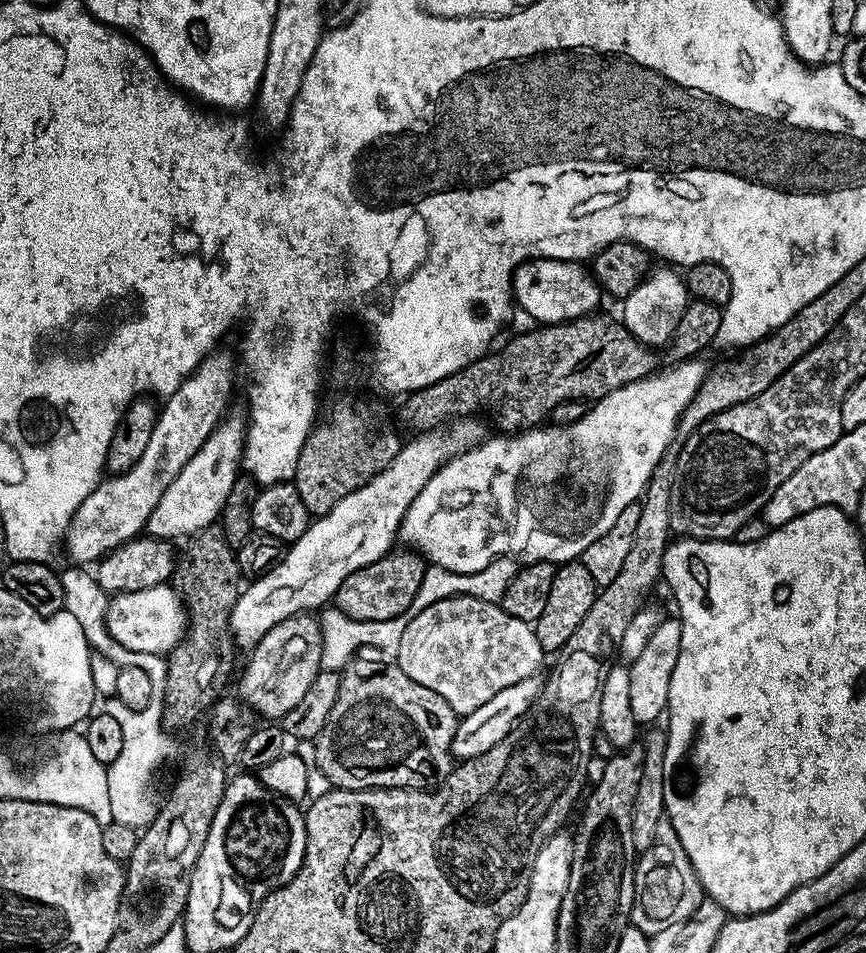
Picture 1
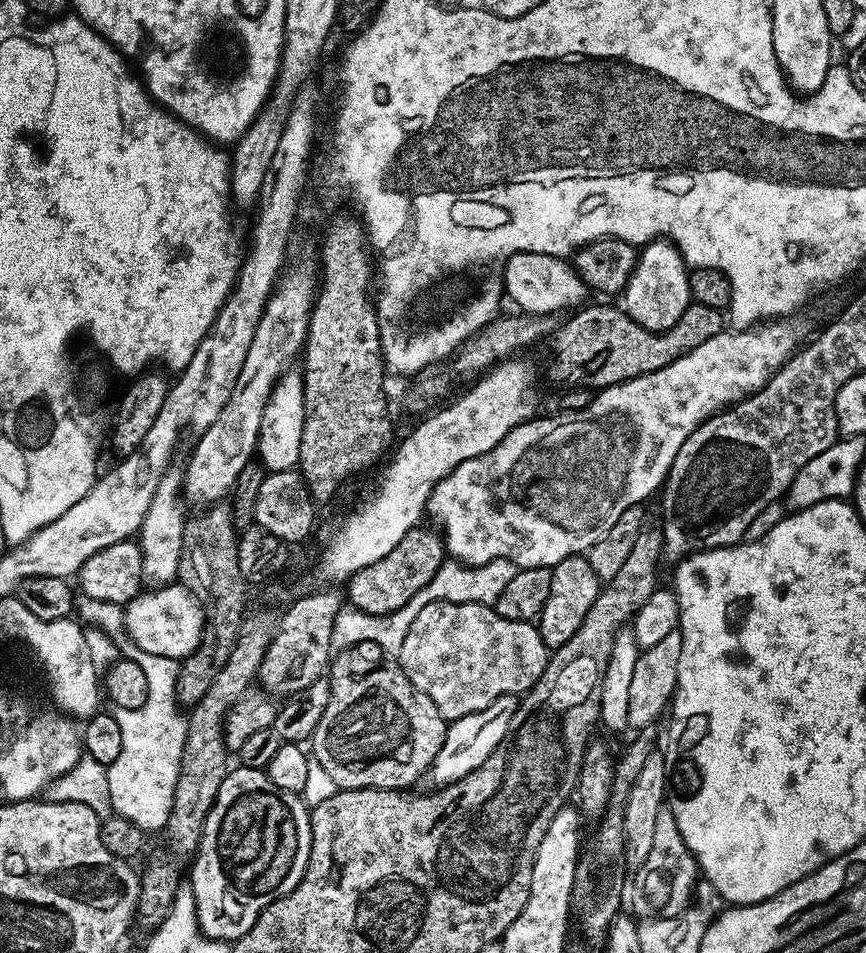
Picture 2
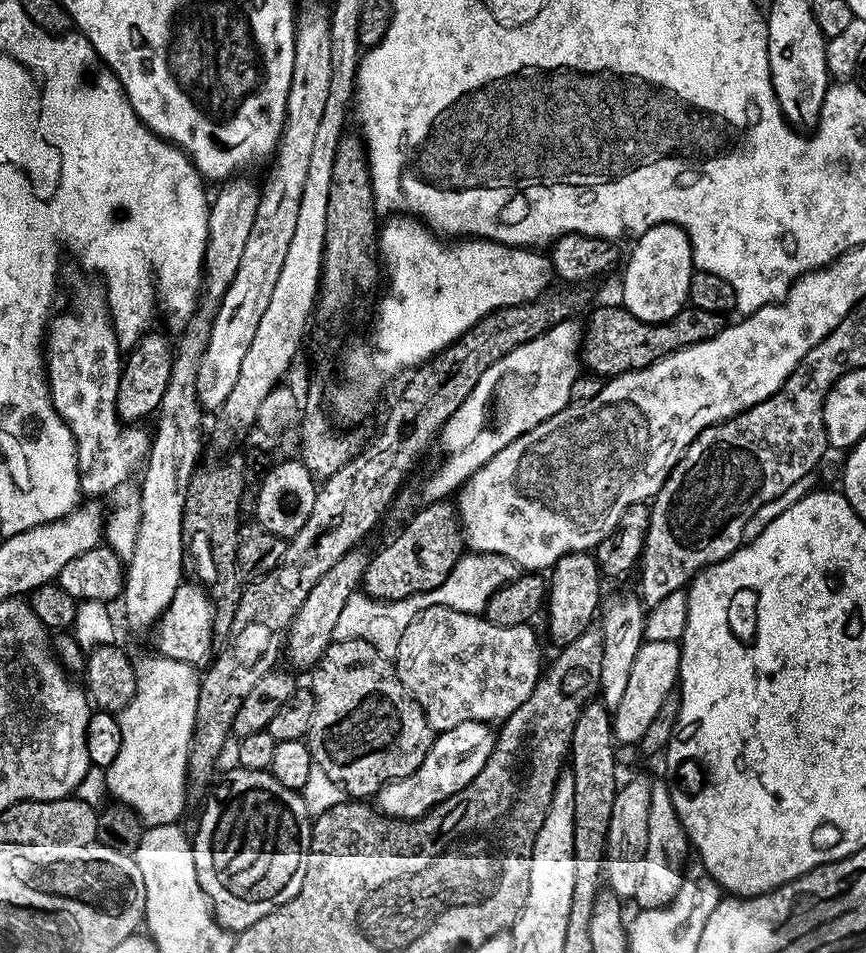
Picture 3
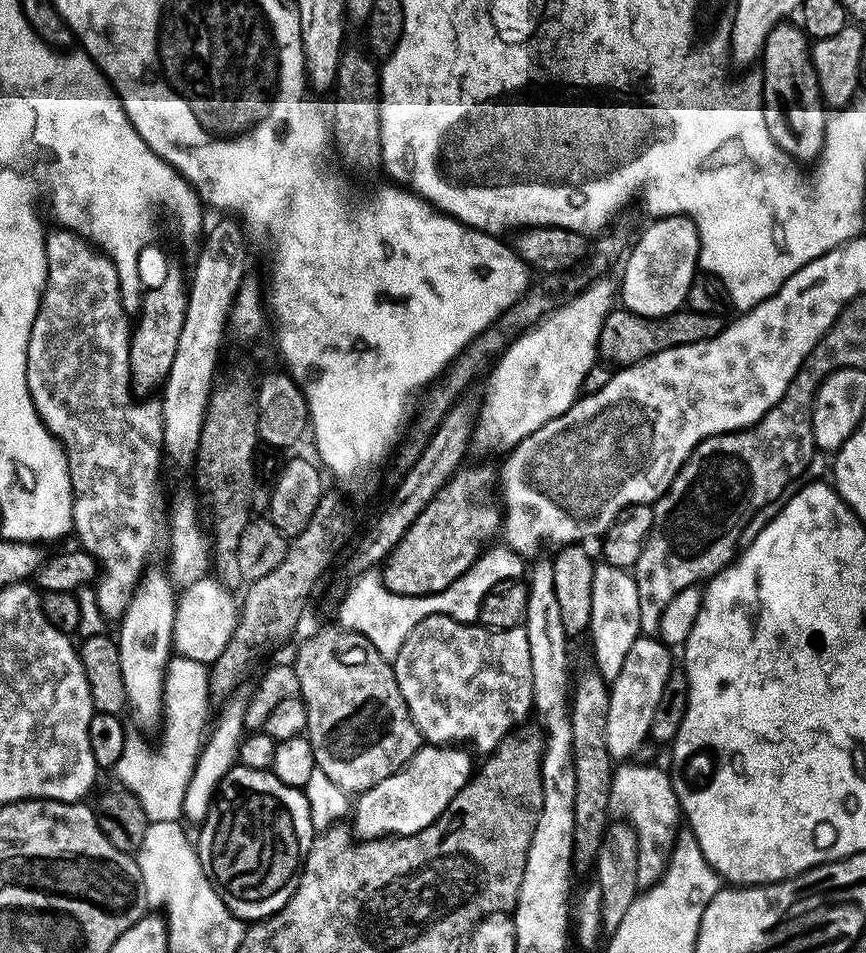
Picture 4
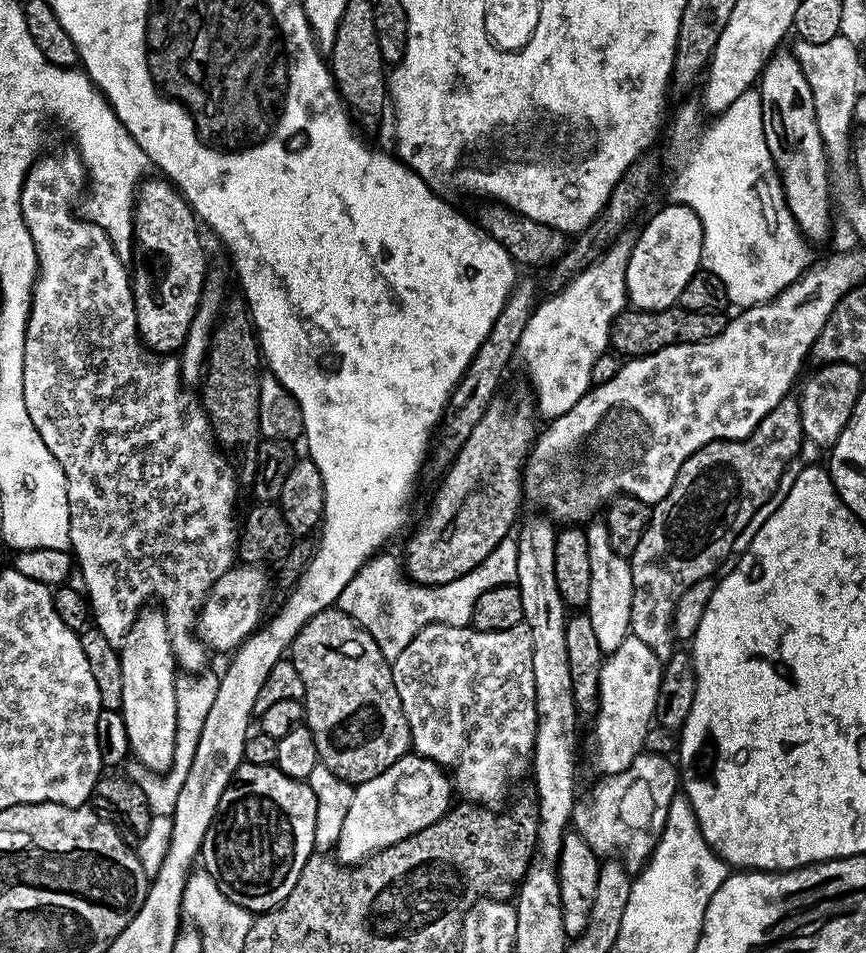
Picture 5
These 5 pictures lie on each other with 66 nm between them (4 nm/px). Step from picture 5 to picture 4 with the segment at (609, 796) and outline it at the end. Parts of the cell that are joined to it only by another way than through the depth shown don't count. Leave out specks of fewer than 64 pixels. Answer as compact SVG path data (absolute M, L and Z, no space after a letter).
M640 764L637 768L628 768L624 772L624 785L619 785L618 798L624 803L627 823L636 833L638 842L638 874L636 883L641 889L652 887L660 881L664 865L668 863L668 854L676 844L676 838L682 831L682 813L680 803L674 794L672 777L667 771L655 768L652 764Z

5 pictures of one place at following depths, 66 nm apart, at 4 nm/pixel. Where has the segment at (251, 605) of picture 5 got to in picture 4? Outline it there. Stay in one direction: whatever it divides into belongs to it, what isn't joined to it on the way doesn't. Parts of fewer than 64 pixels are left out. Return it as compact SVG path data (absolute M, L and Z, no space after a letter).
M206 575L179 593L172 631L172 646L179 655L211 666L226 649L226 642L230 642L234 634L238 615L237 597L232 597L228 588L231 587L225 581Z

